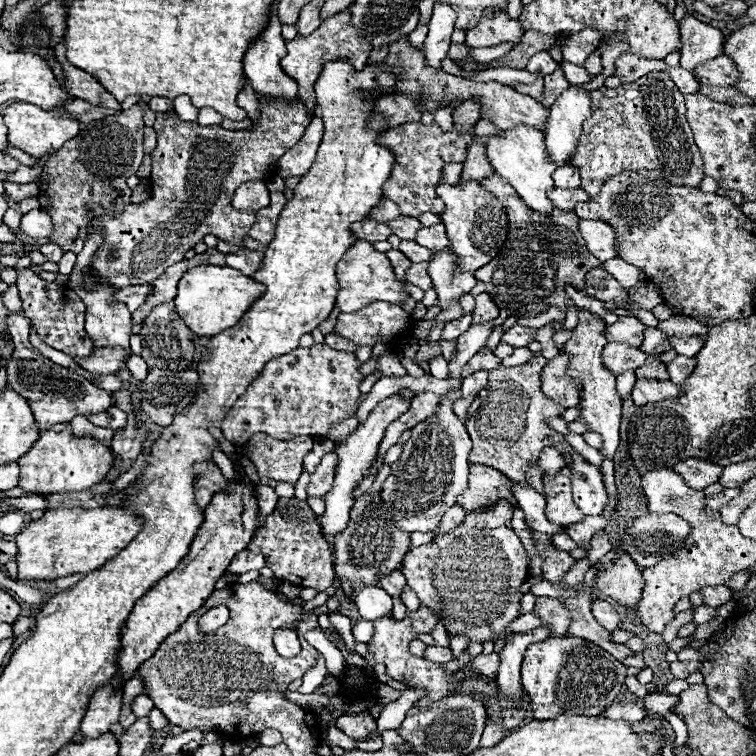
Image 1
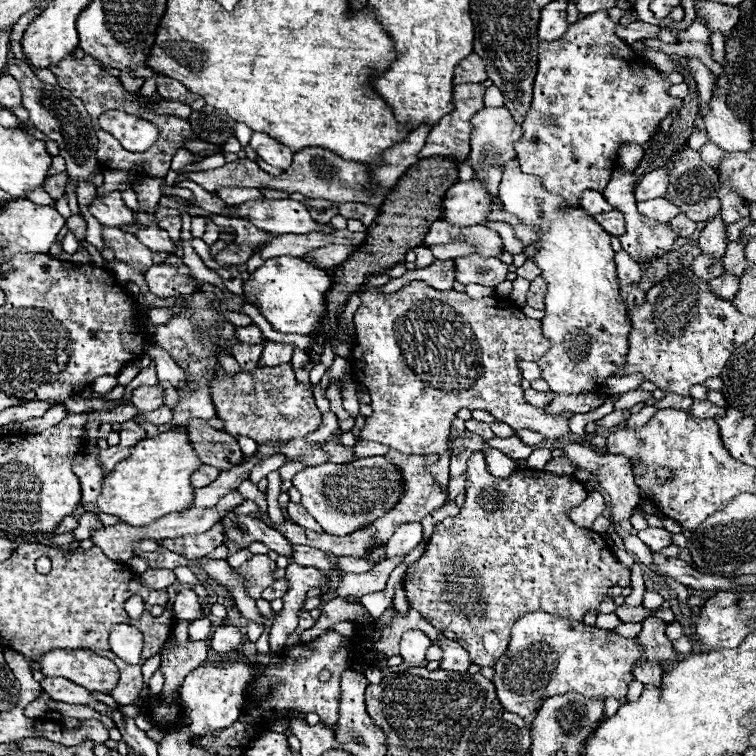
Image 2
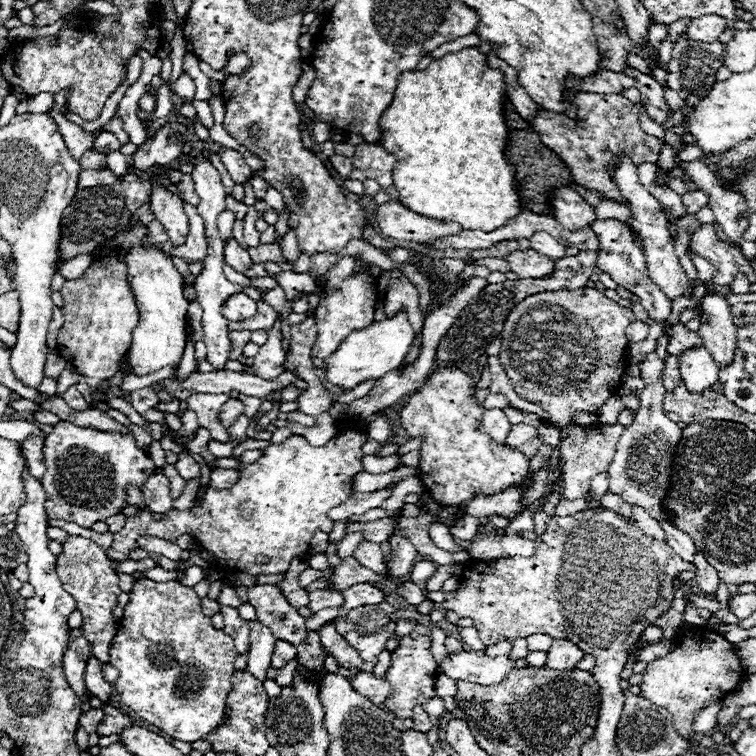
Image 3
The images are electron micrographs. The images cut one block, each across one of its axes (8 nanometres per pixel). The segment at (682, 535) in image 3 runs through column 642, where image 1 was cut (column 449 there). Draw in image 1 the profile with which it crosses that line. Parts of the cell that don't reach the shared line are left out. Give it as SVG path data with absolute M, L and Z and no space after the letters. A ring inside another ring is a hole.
M490 322L482 324L482 326L470 326L470 330L466 330L458 338L456 354L448 362L448 380L450 378L460 378L460 372L466 366L466 362L486 344L486 340L490 336L490 328L492 328ZM448 390L440 398L440 406L434 412L434 416L412 428L410 440L404 444L404 450L402 450L398 462L392 464L392 472L382 486L382 492L380 492L382 502L402 532L434 532L438 528L444 512L456 504L456 496L468 486L468 466L470 466L468 454L472 450L472 440L466 432L462 418L458 418L452 412L452 404L460 396L462 396L460 390Z

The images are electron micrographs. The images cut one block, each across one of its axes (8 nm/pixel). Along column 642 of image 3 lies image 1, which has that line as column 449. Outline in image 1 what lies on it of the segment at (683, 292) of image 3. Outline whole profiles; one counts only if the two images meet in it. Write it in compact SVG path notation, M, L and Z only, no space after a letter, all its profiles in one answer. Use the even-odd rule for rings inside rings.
M464 182L464 184L438 184L436 194L444 200L446 210L440 214L440 220L448 234L448 250L456 256L456 264L460 272L476 272L478 268L486 266L502 248L506 234L508 234L508 222L506 212L502 212L502 206L498 206L498 200L484 190L484 186L476 182Z

